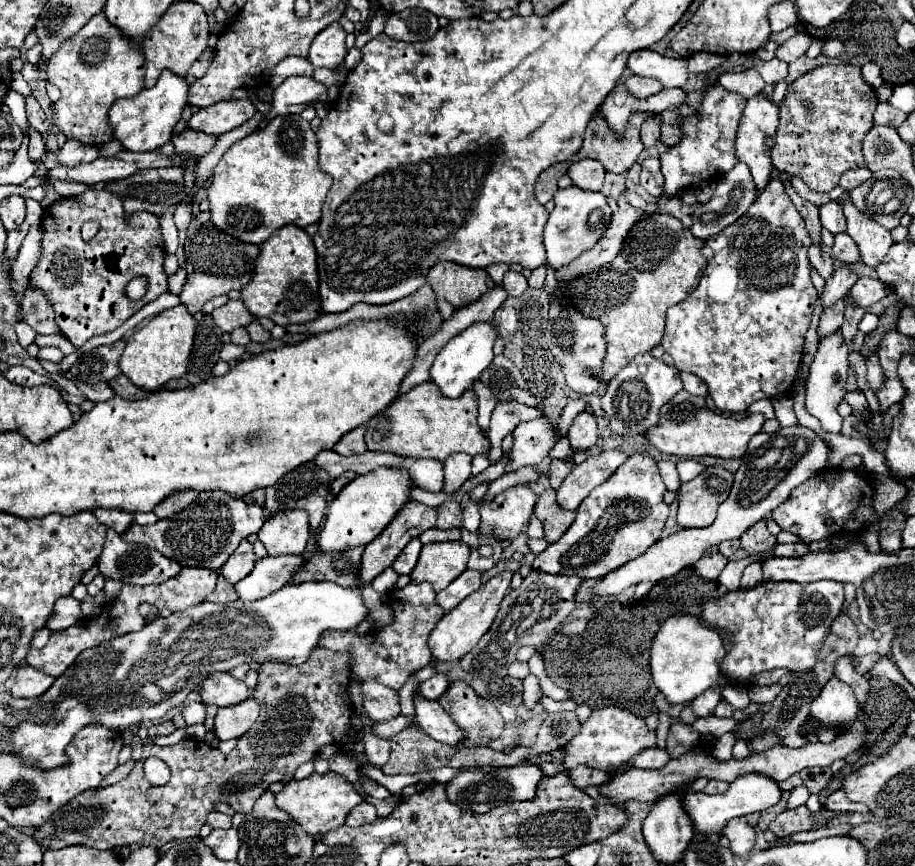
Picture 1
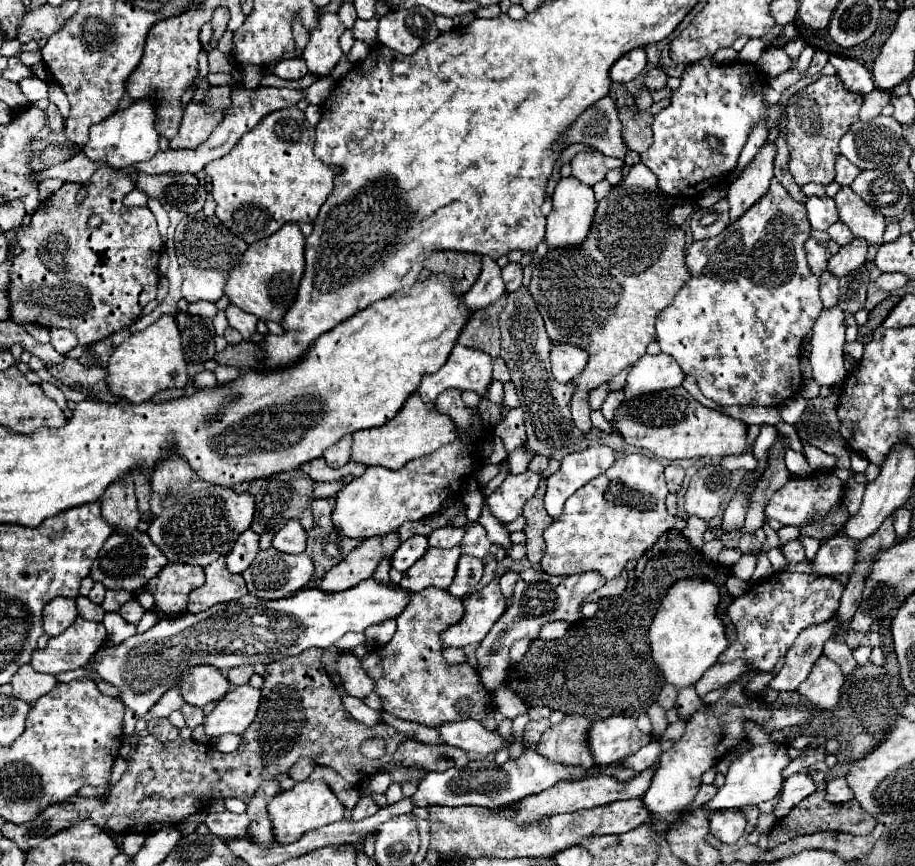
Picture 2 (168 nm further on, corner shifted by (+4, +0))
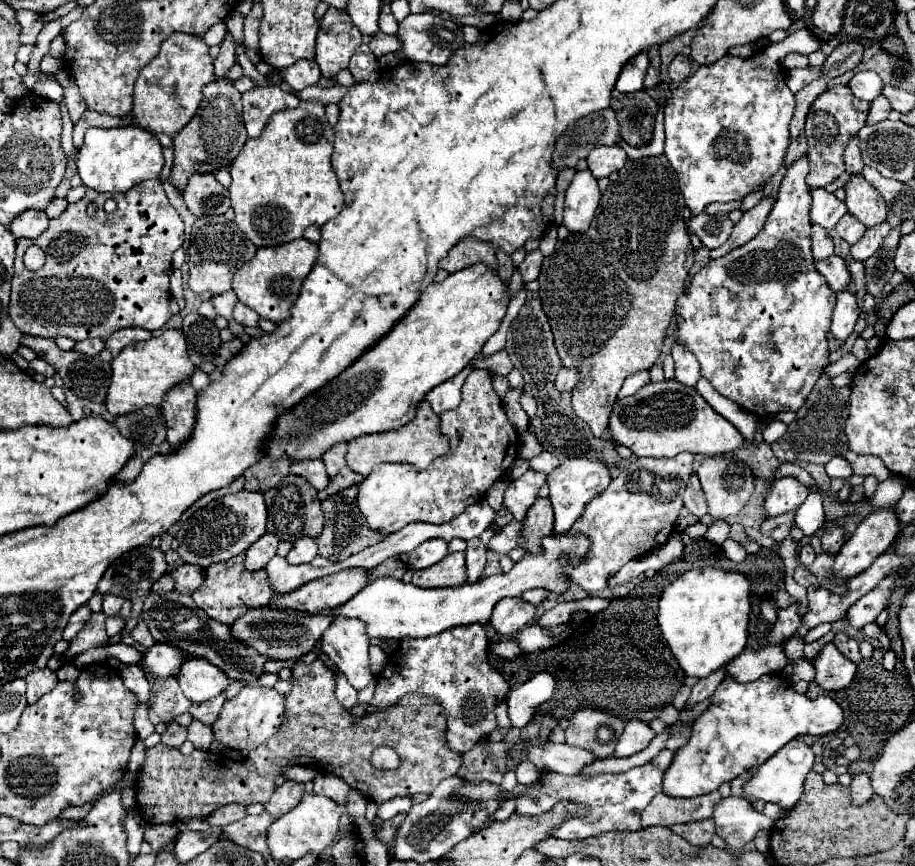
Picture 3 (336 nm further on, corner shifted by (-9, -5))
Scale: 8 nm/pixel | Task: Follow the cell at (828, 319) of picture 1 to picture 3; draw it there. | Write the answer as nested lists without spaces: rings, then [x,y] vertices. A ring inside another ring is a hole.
[[[838,254],[828,256],[828,260],[814,260],[814,266],[828,280],[828,284],[834,292],[840,292],[840,290],[848,288],[850,272],[848,272],[844,260]]]

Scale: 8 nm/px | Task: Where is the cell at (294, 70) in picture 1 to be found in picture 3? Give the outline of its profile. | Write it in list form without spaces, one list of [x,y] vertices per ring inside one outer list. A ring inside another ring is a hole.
[[[298,60],[296,64],[288,66],[288,68],[280,68],[278,70],[282,80],[288,82],[296,92],[314,86],[320,80],[320,68],[316,64],[316,60]]]

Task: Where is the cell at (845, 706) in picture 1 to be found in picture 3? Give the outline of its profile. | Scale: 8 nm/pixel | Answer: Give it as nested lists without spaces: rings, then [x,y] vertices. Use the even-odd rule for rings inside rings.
[[[824,644],[814,658],[816,668],[816,684],[824,690],[842,690],[850,686],[856,664],[848,660],[834,644]]]

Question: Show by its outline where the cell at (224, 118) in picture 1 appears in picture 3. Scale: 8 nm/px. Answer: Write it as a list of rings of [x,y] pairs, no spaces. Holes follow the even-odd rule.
[[[214,80],[204,90],[204,98],[194,118],[174,136],[174,168],[168,182],[182,194],[192,174],[214,174],[220,166],[230,166],[246,142],[240,92],[230,80]]]

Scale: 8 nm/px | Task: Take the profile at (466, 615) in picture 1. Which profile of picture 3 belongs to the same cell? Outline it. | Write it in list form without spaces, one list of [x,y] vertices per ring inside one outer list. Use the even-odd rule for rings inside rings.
[[[504,598],[500,604],[496,604],[492,612],[492,628],[500,634],[514,634],[522,630],[526,624],[534,622],[536,618],[536,606],[522,598]]]

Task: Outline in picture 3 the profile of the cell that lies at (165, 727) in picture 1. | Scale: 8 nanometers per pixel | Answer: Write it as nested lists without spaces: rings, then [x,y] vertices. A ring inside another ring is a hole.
[[[170,722],[166,732],[162,734],[162,744],[170,746],[170,748],[180,748],[186,740],[186,728],[176,724],[176,722]]]

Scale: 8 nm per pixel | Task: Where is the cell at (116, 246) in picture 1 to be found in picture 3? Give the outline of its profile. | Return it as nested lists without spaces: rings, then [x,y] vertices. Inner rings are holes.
[[[146,180],[144,184],[138,184],[136,188],[124,192],[124,194],[98,194],[94,190],[86,190],[86,196],[76,202],[76,204],[70,204],[60,218],[54,218],[50,220],[50,226],[46,228],[46,232],[42,236],[38,236],[36,240],[18,240],[18,248],[16,248],[16,262],[14,262],[14,276],[12,276],[12,294],[10,294],[10,318],[12,322],[16,324],[16,328],[22,332],[22,334],[30,334],[30,336],[40,336],[40,338],[58,338],[58,336],[66,336],[66,338],[72,338],[76,342],[80,340],[86,340],[86,338],[102,338],[106,340],[108,336],[112,336],[116,330],[124,328],[124,326],[140,326],[144,330],[160,330],[168,320],[170,320],[170,272],[172,272],[172,254],[174,250],[178,250],[184,242],[184,222],[182,218],[178,216],[178,212],[170,206],[168,198],[166,198],[166,192],[162,188],[162,182],[160,180]],[[112,198],[116,200],[116,210],[112,214],[106,214],[102,210],[104,202]],[[88,204],[96,204],[96,212],[94,216],[88,216],[86,214],[86,206]],[[28,246],[40,246],[44,252],[46,252],[46,264],[38,270],[38,272],[30,272],[24,264],[22,264],[22,256],[26,252]]]

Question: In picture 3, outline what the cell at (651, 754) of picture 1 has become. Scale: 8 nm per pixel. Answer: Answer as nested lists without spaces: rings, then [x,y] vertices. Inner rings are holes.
[[[664,748],[664,750],[662,750],[662,752],[658,754],[658,756],[654,756],[654,758],[652,758],[652,764],[654,764],[656,768],[660,768],[660,770],[664,772],[664,770],[666,770],[666,768],[670,766],[672,758],[674,758],[674,752],[672,752],[672,750],[666,750],[666,748]]]

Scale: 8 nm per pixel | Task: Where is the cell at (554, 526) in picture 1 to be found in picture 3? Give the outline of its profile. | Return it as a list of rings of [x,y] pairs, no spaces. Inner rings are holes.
[[[538,498],[522,520],[522,532],[518,538],[518,546],[528,552],[540,552],[540,540],[552,534],[554,512],[548,498]]]

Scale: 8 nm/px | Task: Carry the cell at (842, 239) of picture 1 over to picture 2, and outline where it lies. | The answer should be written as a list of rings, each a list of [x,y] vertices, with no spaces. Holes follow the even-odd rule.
[[[841,221],[835,223],[835,225],[831,225],[831,227],[827,229],[827,233],[829,233],[829,237],[831,237],[833,241],[837,241],[841,247],[847,245],[847,243],[851,243],[851,239],[855,239],[855,235],[849,231],[849,227],[843,227]]]

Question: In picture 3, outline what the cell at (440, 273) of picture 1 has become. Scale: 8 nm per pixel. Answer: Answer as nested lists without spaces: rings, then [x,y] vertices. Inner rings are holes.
[[[470,236],[470,238],[460,240],[446,254],[446,258],[440,260],[440,268],[444,268],[446,272],[456,272],[456,270],[468,268],[468,266],[478,264],[478,262],[484,262],[484,264],[496,268],[498,266],[496,248],[494,248],[494,244],[488,244],[484,240],[478,240],[478,238]]]

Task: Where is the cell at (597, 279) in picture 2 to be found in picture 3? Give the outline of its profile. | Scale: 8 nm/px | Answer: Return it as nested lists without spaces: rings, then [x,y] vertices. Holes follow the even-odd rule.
[[[664,154],[626,160],[618,172],[618,180],[602,192],[600,208],[596,208],[588,232],[570,232],[564,240],[556,242],[554,254],[542,262],[538,294],[550,320],[556,350],[562,366],[580,372],[580,382],[572,390],[572,408],[598,438],[608,428],[610,410],[622,382],[630,374],[652,368],[660,358],[676,298],[684,292],[684,280],[694,264],[694,248],[680,214],[682,210],[684,200],[676,172],[672,172]]]

